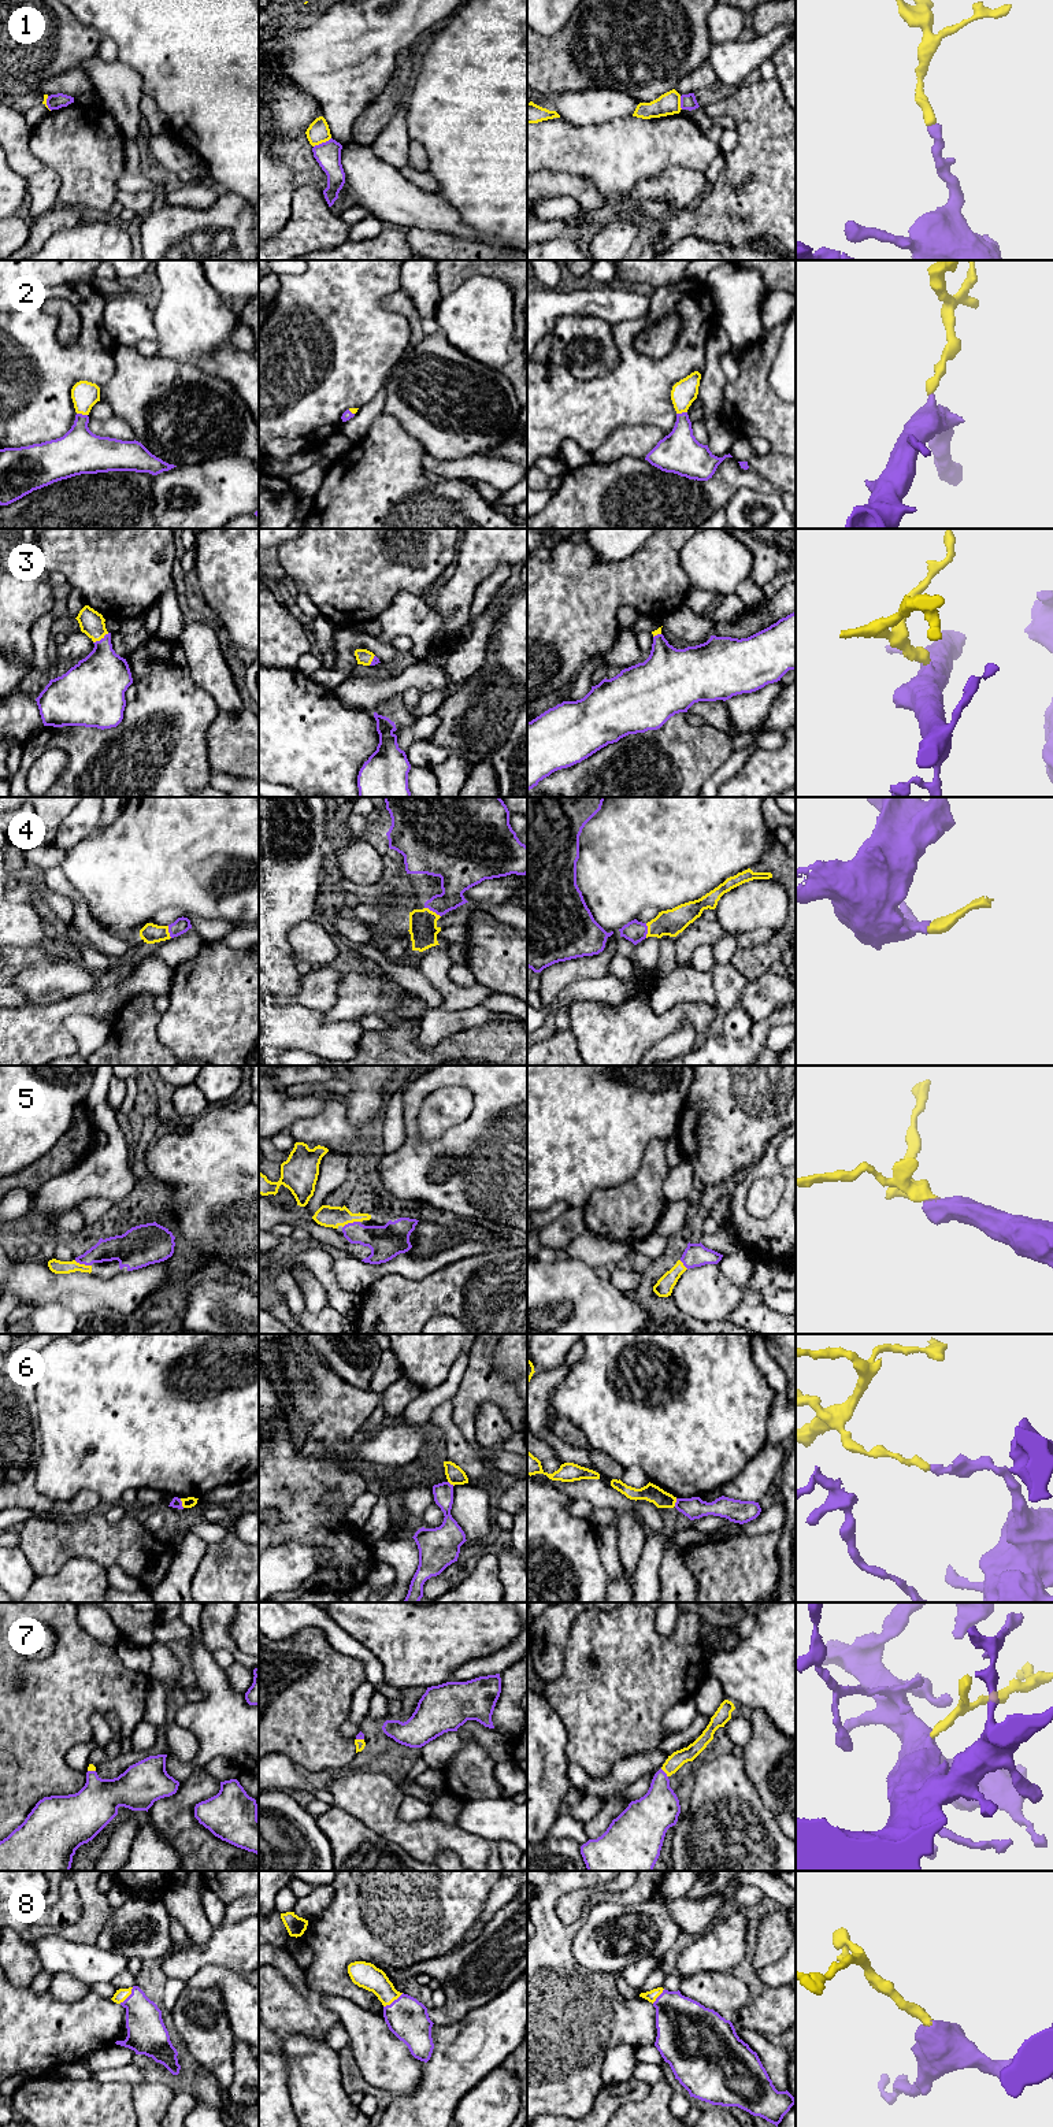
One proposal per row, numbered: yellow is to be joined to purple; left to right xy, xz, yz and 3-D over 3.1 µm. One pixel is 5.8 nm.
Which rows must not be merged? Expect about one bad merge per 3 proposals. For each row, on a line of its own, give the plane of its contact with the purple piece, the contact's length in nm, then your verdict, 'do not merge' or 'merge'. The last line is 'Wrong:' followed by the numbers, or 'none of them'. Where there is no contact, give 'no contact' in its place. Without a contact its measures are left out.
1: xz | 120 nm | do not merge
2: xy | 70 nm | merge
3: xy | 110 nm | merge
4: xz | 110 nm | merge
5: xz | 110 nm | merge
6: xy | 60 nm | do not merge
7: yz | 70 nm | merge
8: xz | 150 nm | merge
Wrong: 1, 6

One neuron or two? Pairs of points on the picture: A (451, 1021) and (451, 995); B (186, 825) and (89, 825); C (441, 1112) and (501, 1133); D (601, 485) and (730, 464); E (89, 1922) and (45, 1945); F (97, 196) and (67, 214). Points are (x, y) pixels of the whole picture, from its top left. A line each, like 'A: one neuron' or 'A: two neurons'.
A: two neurons
B: two neurons
C: two neurons
D: one neuron
E: two neurons
F: two neurons

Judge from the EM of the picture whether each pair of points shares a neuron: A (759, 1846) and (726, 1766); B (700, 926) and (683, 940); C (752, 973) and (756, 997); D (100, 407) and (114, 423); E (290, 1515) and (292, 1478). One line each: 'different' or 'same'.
A: same
B: same
C: different
D: different
E: same

